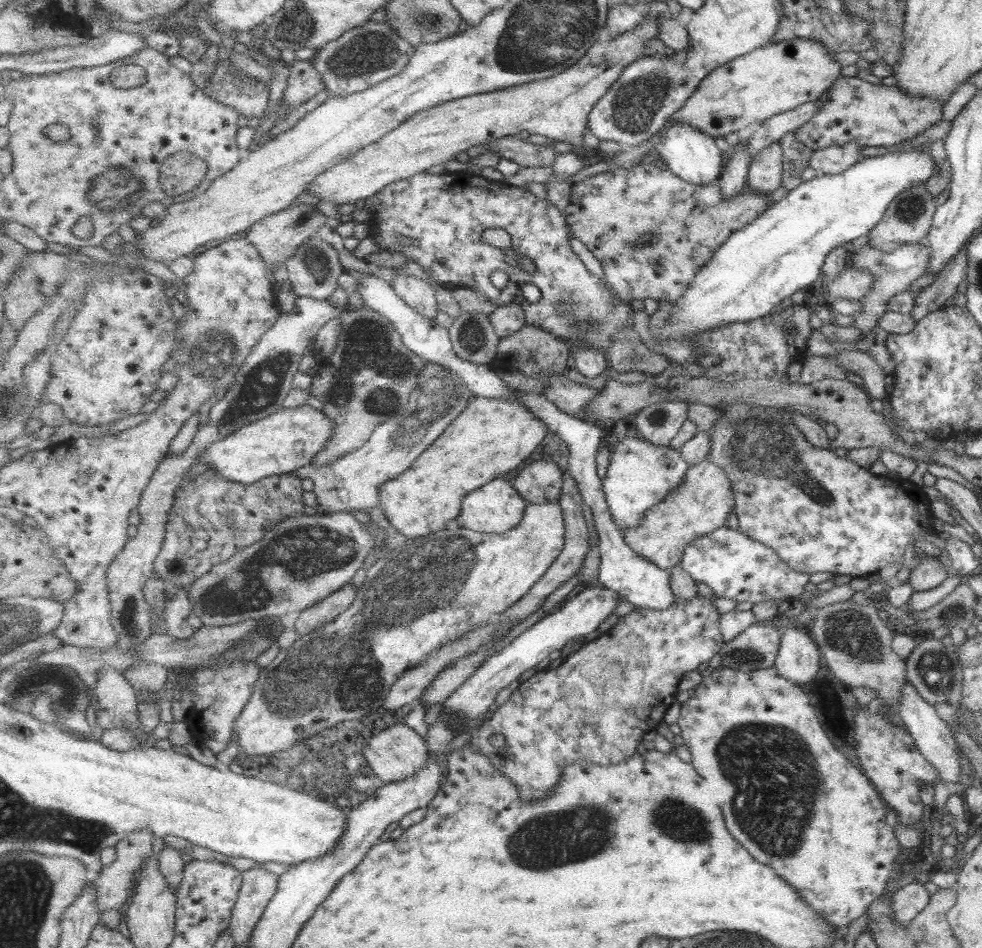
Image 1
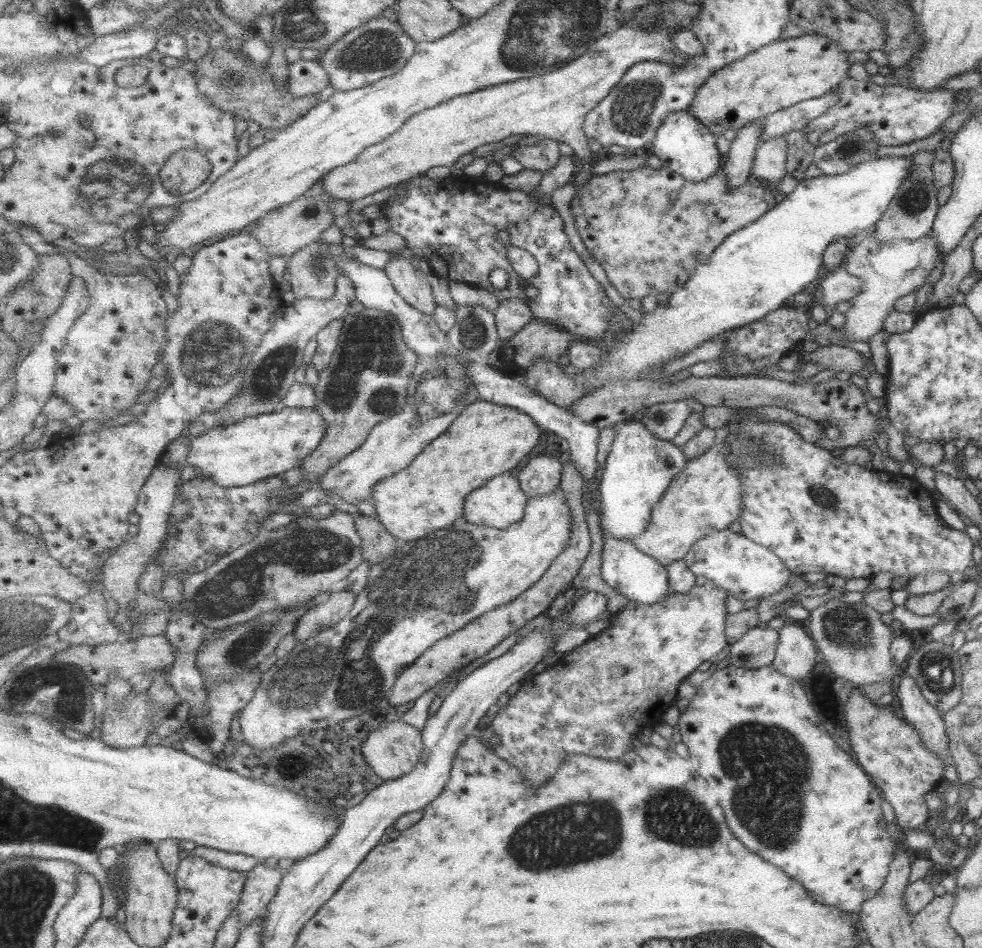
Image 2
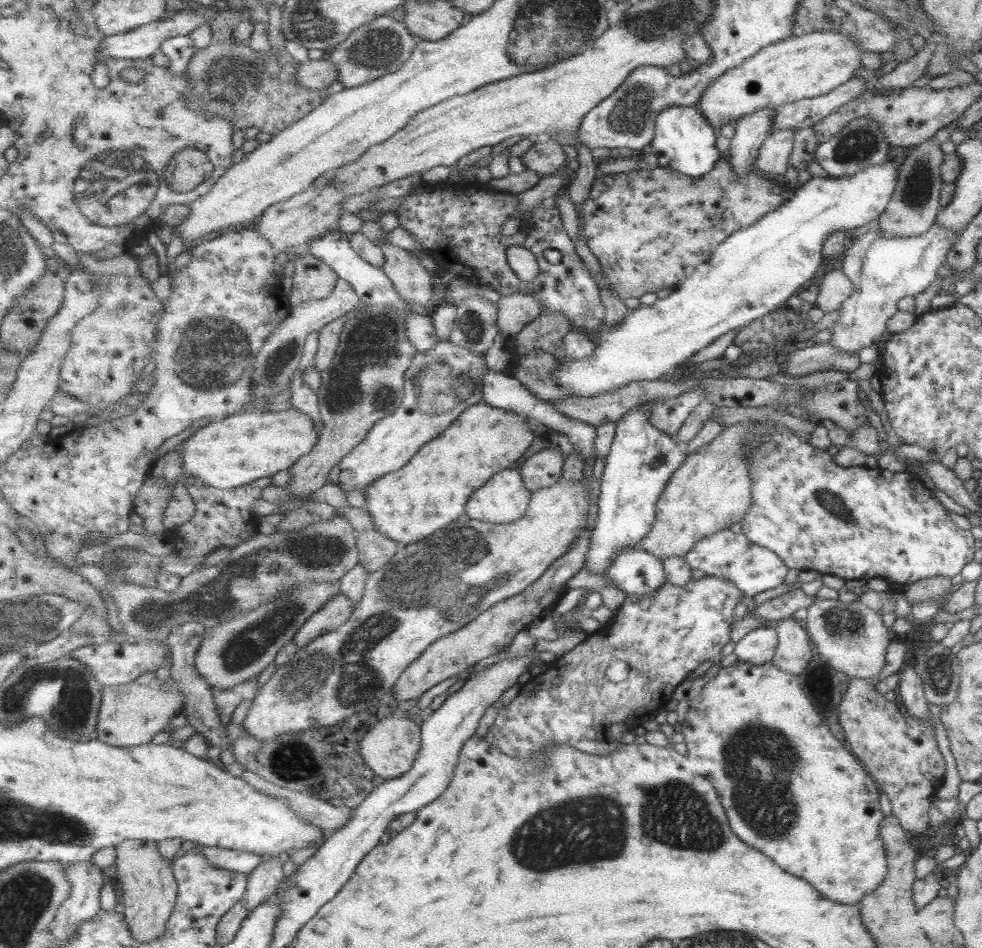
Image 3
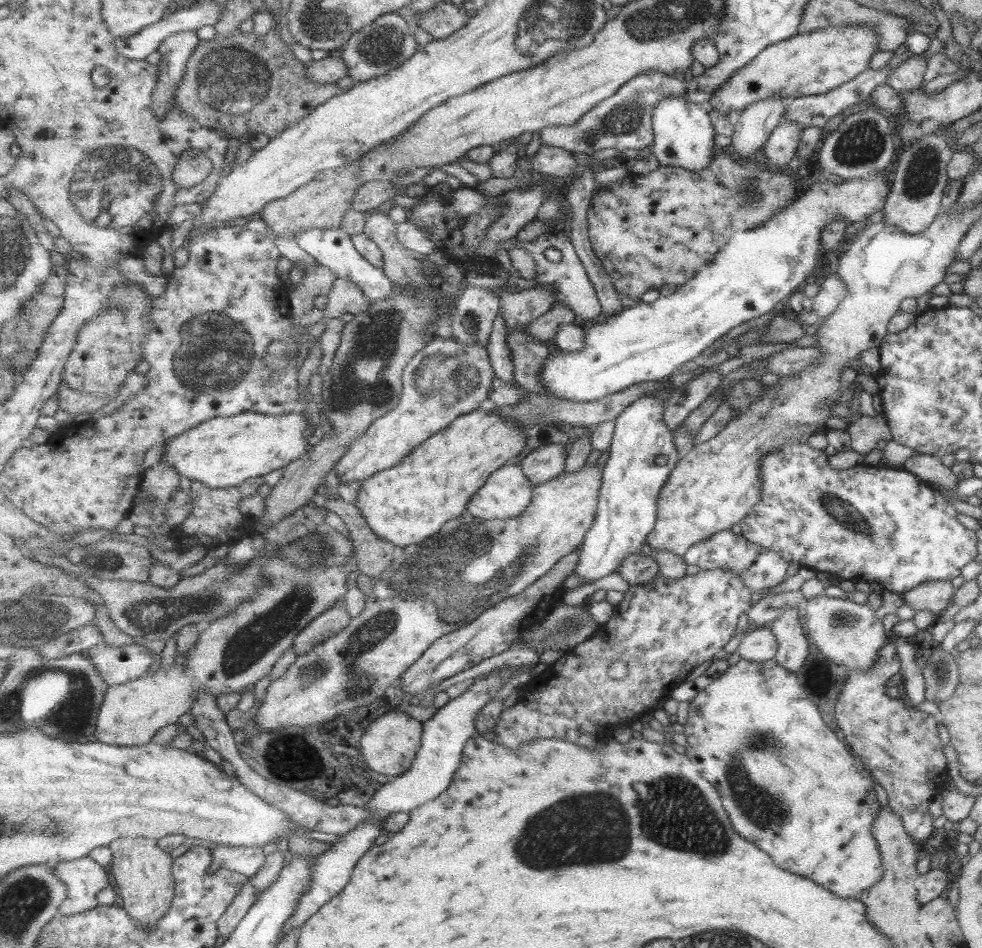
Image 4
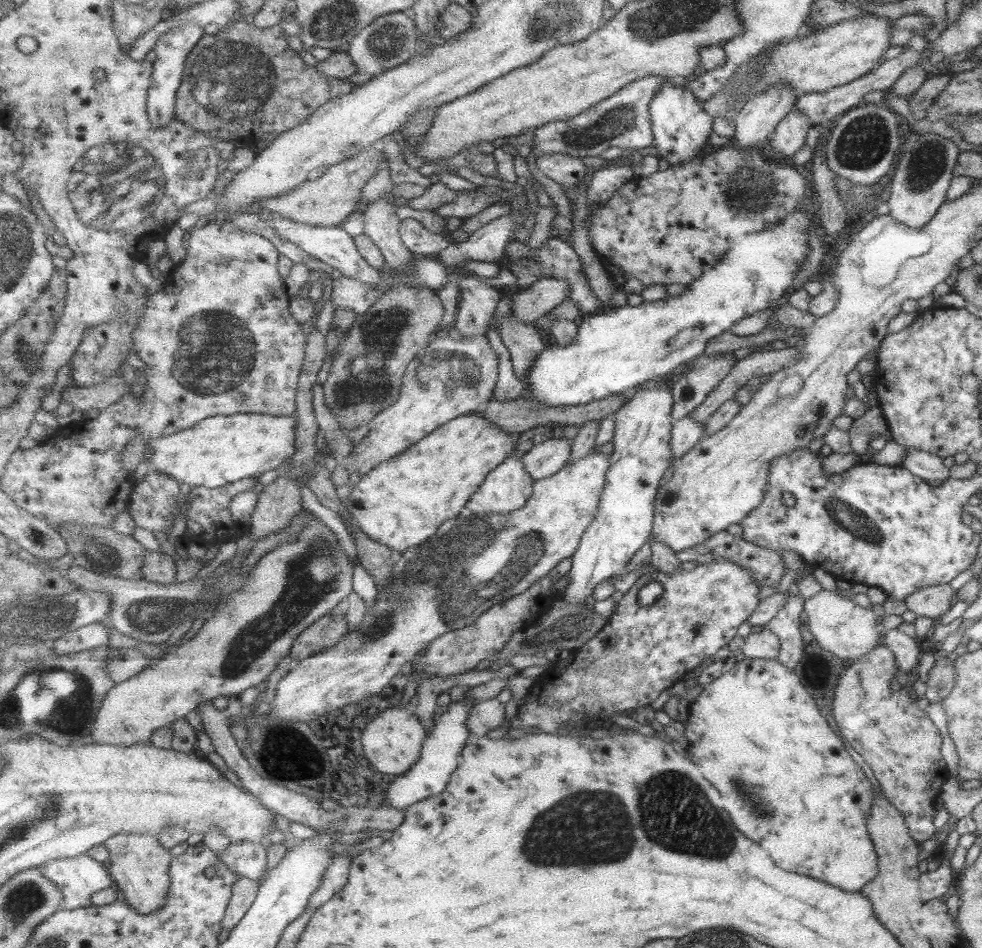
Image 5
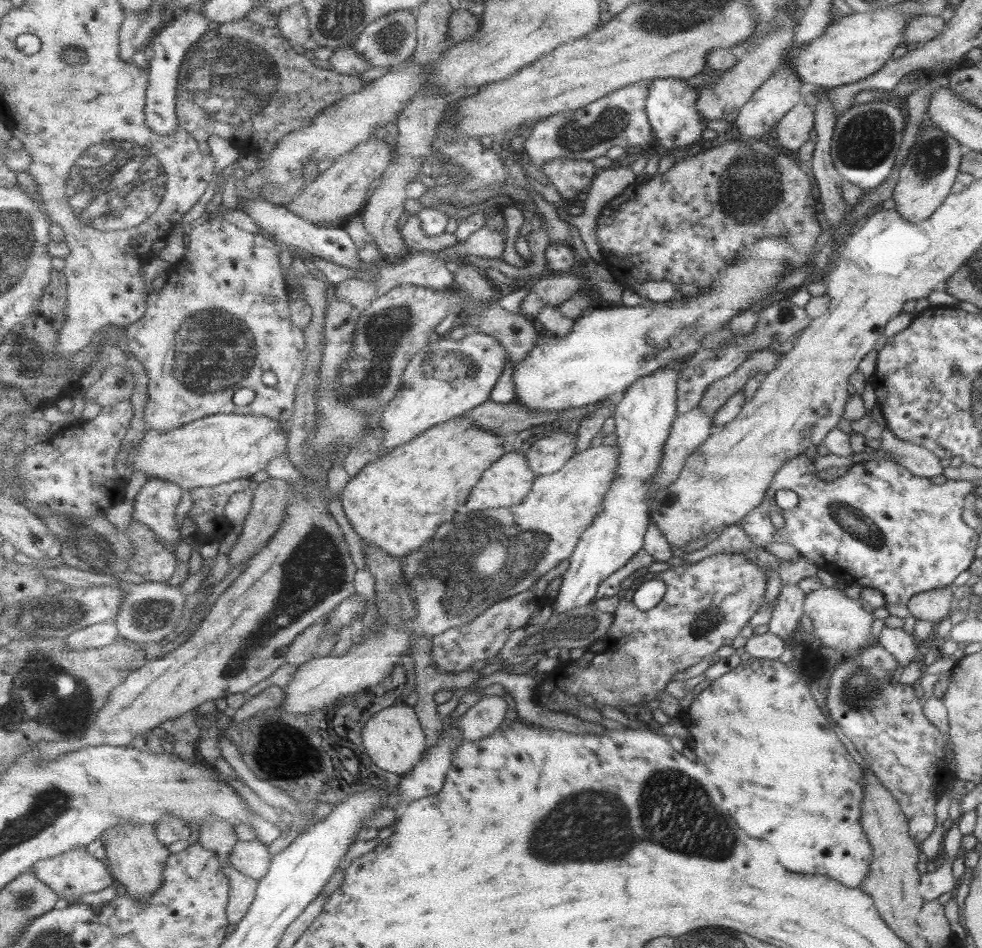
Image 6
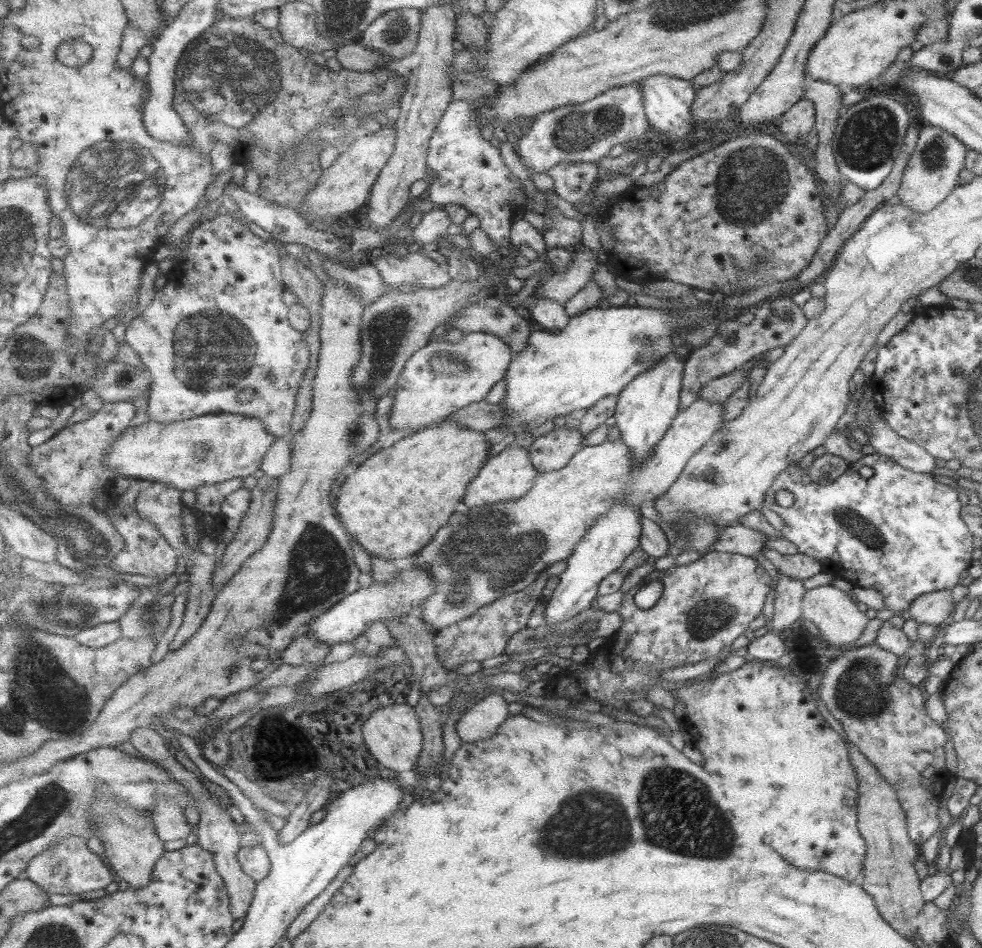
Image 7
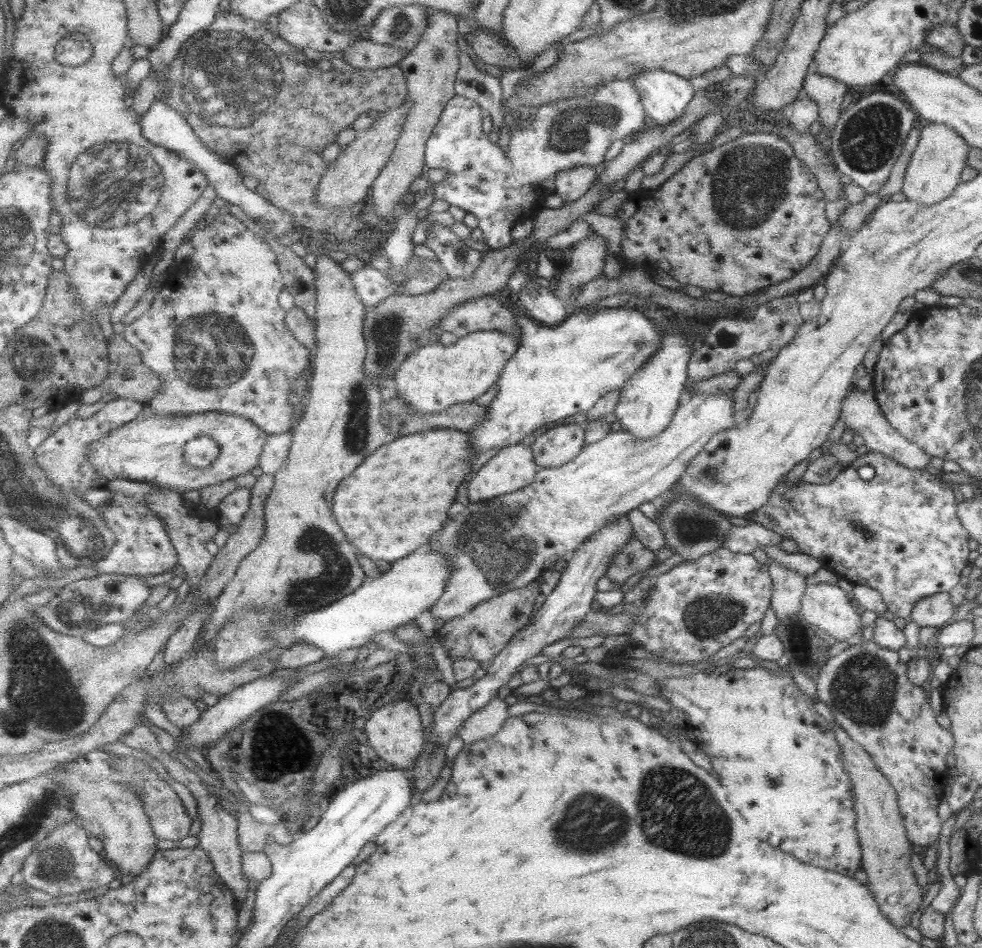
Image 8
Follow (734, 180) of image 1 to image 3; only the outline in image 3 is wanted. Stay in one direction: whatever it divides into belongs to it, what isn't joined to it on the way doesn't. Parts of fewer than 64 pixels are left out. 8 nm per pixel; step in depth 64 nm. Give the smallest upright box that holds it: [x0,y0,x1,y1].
[727,107,776,176]

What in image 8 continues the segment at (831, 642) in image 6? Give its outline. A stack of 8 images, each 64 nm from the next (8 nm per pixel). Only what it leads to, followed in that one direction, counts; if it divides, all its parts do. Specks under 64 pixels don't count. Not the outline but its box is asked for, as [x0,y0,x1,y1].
[802,582,863,641]

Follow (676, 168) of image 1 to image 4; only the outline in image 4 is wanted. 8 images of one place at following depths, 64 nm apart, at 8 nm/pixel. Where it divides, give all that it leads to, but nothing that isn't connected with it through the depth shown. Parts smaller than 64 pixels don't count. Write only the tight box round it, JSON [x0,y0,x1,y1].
[651,95,714,171]

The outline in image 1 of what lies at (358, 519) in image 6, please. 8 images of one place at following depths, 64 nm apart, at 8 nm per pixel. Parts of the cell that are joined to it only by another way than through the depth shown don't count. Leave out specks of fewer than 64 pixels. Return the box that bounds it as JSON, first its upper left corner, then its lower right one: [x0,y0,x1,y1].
[382,397,549,539]

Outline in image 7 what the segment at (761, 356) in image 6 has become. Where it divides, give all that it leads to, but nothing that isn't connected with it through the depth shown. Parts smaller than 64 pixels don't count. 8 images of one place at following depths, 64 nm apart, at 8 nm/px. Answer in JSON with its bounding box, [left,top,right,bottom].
[698,358,757,404]

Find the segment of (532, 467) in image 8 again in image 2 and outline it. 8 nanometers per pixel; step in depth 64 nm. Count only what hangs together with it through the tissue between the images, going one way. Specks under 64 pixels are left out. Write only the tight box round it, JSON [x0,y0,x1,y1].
[465,471,530,529]

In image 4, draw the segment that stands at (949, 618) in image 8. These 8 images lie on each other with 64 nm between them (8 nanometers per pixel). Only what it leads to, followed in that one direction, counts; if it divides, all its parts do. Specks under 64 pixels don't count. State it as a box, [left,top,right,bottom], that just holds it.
[903,580,956,618]

